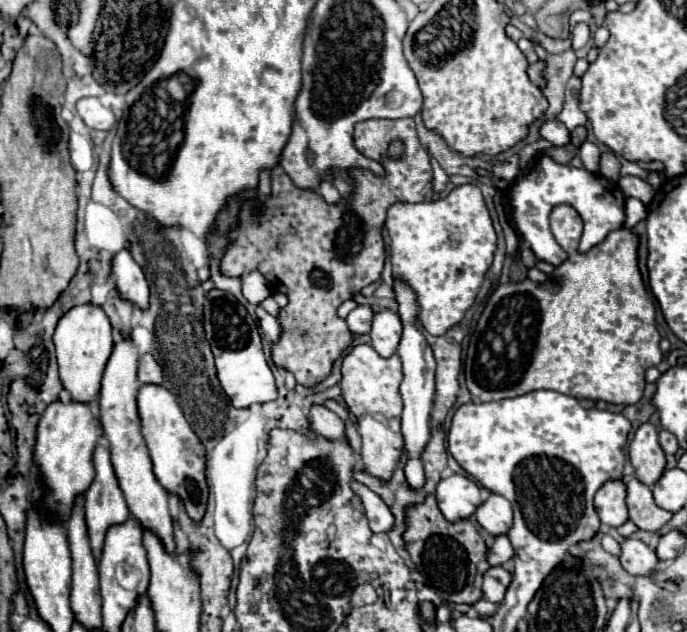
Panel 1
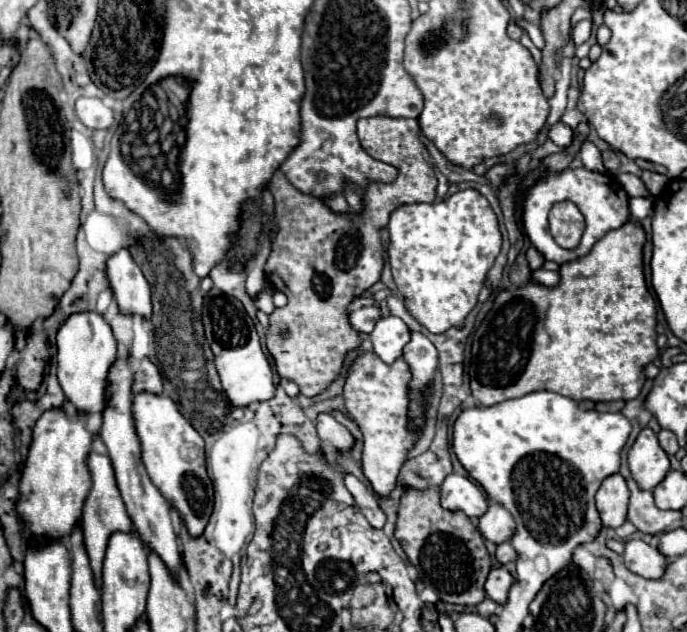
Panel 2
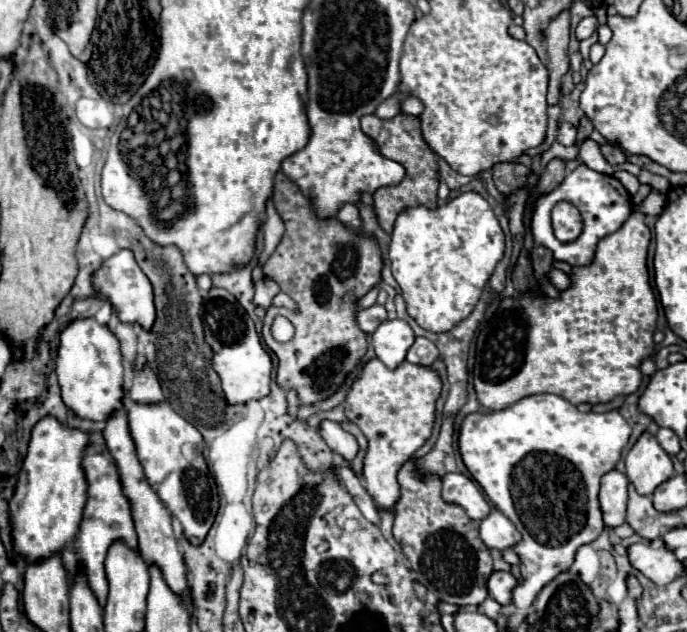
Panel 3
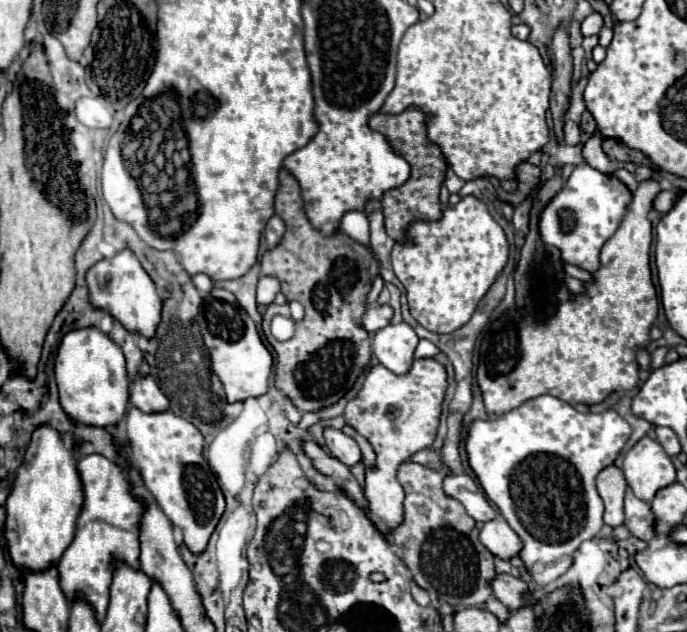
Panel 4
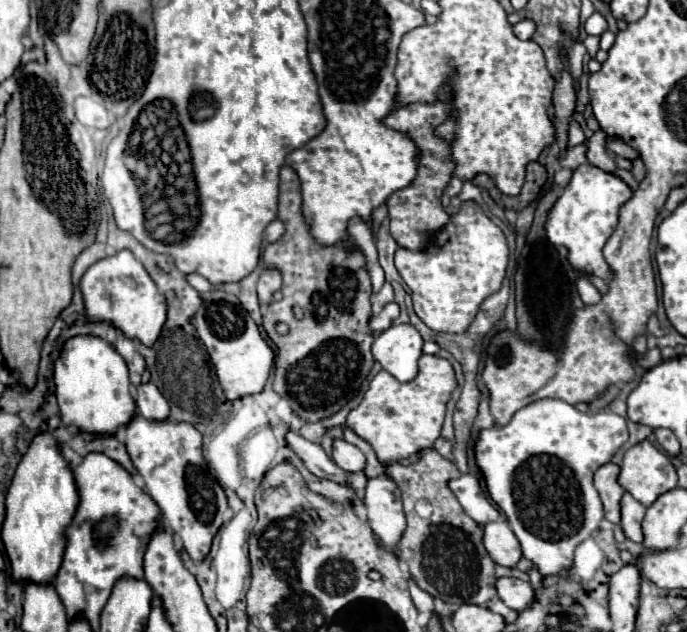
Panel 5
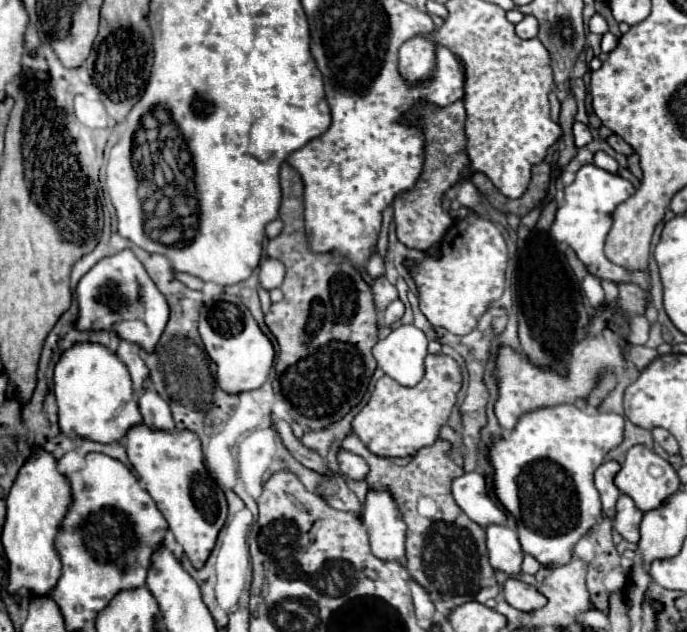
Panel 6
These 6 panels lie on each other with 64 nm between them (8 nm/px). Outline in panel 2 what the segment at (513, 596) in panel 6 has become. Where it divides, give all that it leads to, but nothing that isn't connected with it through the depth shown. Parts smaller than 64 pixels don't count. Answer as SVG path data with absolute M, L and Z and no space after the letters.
M492 568L486 580L488 598L492 598L496 604L506 604L508 590L512 584L514 584L514 578L506 568Z

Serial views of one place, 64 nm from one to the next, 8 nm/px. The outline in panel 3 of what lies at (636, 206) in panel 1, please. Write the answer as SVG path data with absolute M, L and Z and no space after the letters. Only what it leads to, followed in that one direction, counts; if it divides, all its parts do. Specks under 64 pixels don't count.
M652 192L642 204L640 204L640 212L644 214L652 214L658 216L666 206L666 194L664 192Z

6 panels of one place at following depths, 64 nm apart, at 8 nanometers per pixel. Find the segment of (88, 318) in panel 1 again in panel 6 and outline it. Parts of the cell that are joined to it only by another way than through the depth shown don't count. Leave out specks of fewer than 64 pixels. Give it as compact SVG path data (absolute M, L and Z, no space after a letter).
M76 344L62 354L54 372L54 394L58 404L58 424L62 434L66 436L76 434L78 438L86 438L92 442L114 444L120 442L130 428L142 424L138 402L134 400L134 392L132 392L132 378L126 366L120 362L116 354L112 354L108 348L100 344Z

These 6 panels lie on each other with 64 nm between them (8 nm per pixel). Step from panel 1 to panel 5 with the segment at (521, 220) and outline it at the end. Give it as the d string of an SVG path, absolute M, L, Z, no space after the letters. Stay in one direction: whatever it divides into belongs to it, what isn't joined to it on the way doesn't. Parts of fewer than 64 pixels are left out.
M582 164L574 170L570 184L564 188L564 194L558 198L554 208L550 210L546 222L546 236L552 244L562 244L568 248L568 260L572 266L584 270L586 274L600 276L604 280L612 280L614 272L602 256L602 246L610 238L616 222L618 208L632 196L630 186L592 164Z

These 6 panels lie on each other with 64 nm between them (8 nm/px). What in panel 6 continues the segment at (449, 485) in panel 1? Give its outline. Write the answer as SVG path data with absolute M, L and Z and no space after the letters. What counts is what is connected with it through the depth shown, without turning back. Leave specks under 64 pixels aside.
M464 472L452 482L452 494L464 514L476 524L488 528L492 524L504 524L506 512L488 496L486 476L480 472Z

